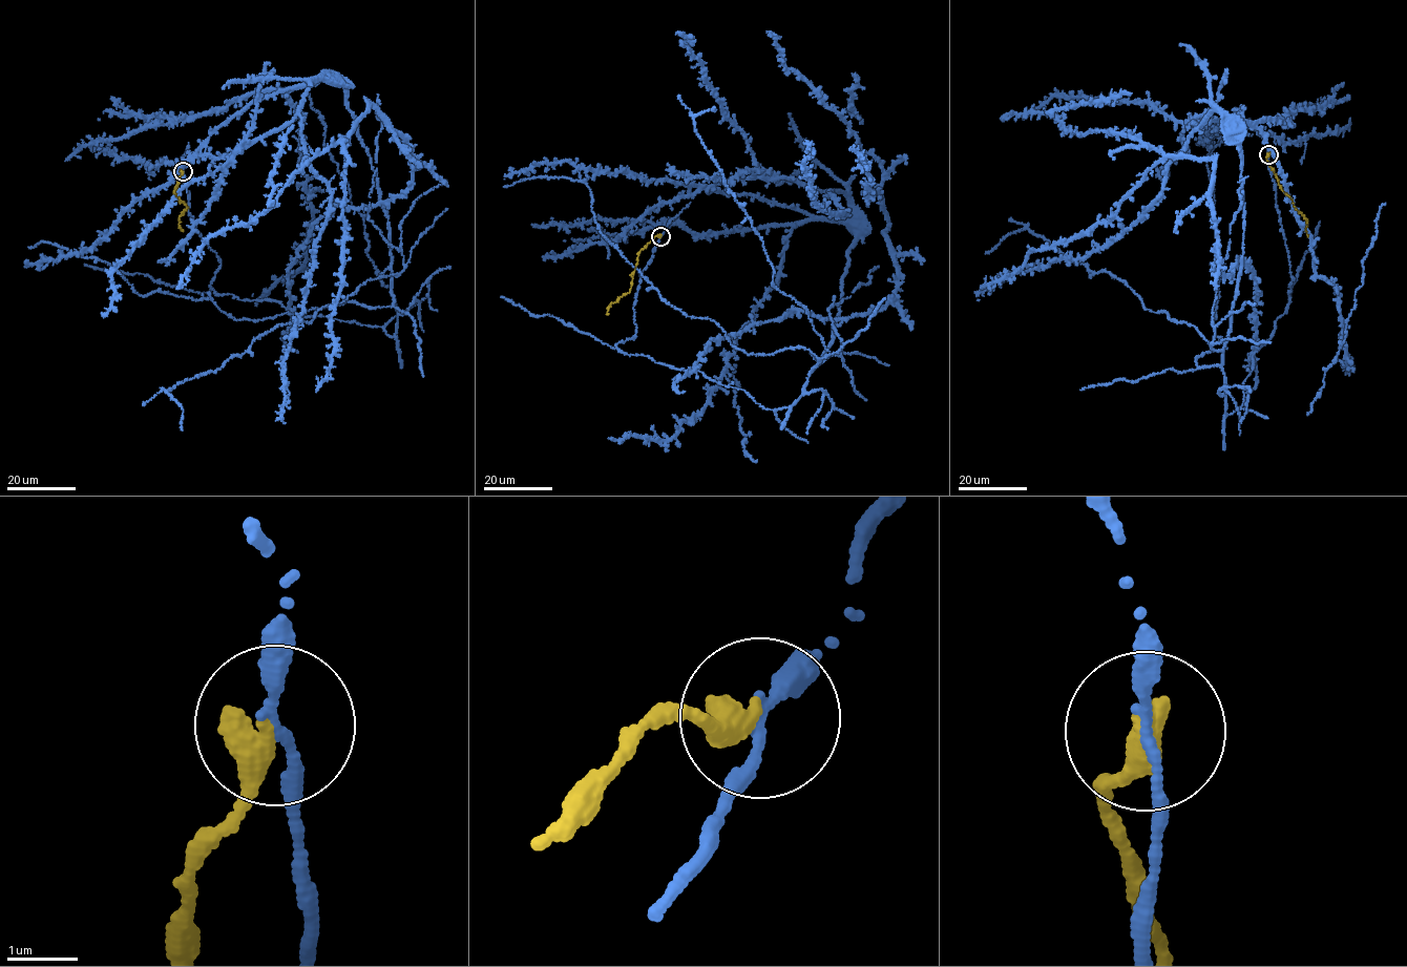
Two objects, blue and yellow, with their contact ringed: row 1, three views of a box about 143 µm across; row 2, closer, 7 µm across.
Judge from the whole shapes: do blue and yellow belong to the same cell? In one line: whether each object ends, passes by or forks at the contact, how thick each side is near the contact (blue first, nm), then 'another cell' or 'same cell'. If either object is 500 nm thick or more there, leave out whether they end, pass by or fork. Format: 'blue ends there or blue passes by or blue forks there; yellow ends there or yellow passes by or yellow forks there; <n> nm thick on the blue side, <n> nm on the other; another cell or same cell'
blue passes by; yellow ends there; 140 nm thick on the blue side, 420 nm on the other; another cell

